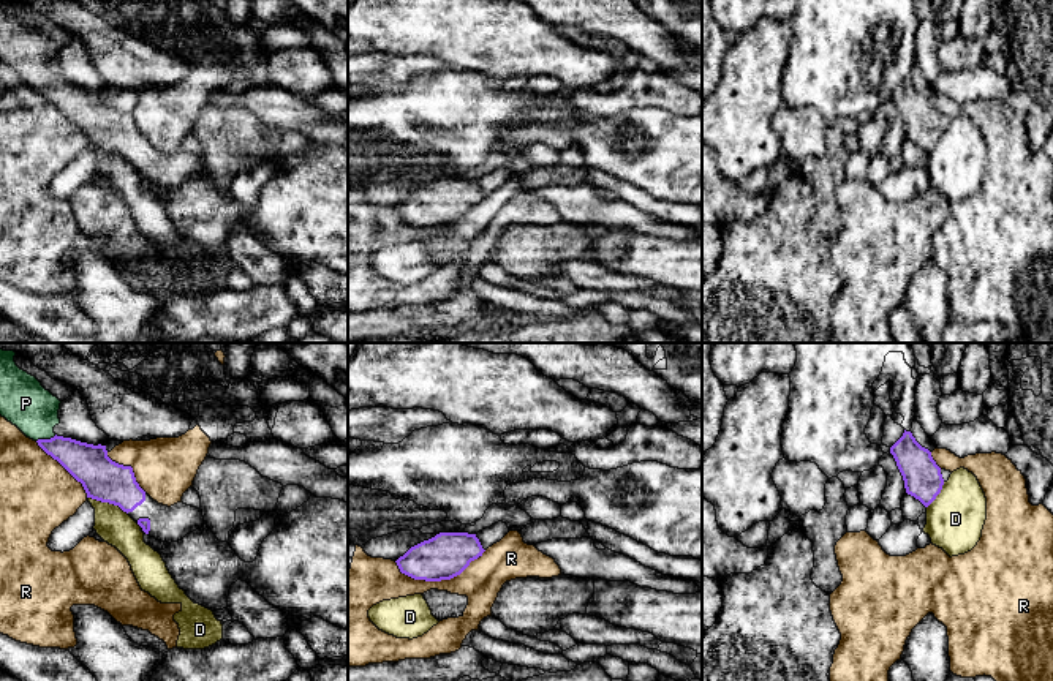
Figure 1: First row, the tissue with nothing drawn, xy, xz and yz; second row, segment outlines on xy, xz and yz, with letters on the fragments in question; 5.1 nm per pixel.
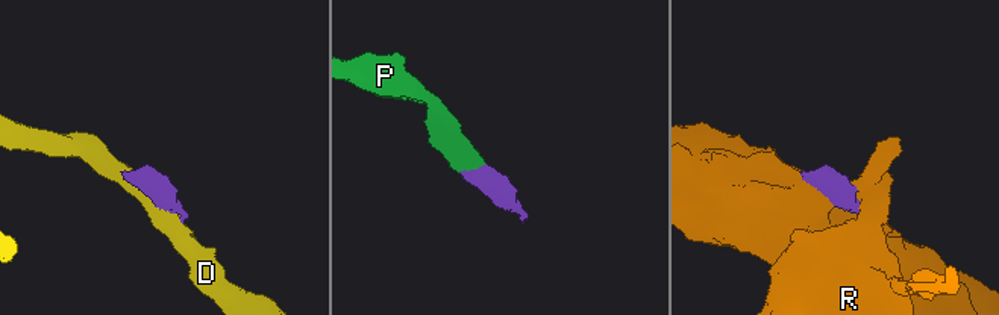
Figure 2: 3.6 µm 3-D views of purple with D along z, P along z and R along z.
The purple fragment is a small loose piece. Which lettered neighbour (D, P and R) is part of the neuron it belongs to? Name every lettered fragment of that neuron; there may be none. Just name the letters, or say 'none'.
P

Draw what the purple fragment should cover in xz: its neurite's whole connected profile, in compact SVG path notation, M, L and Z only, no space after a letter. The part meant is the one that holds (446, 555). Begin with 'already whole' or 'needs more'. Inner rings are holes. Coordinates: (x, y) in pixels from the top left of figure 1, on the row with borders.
already whole; M440 532L411 547L395 562L414 580L441 581L460 575L484 551L476 534Z

